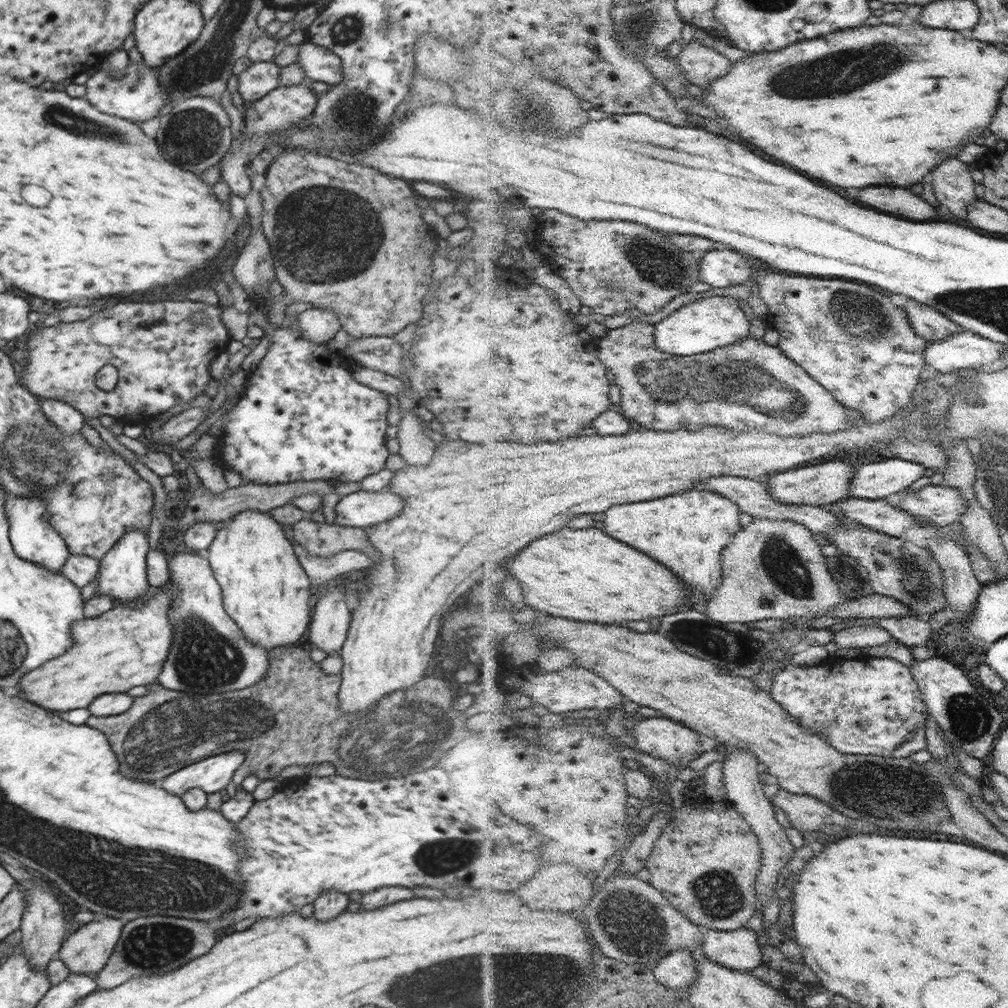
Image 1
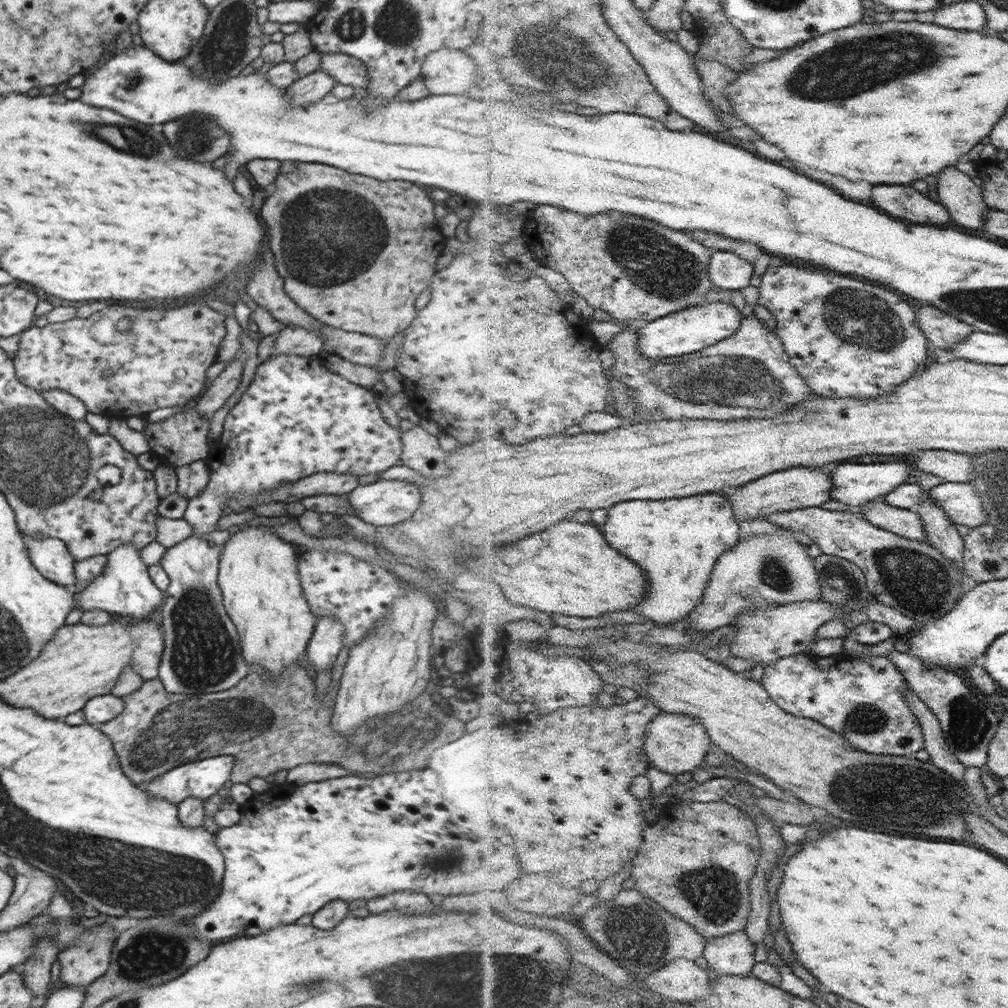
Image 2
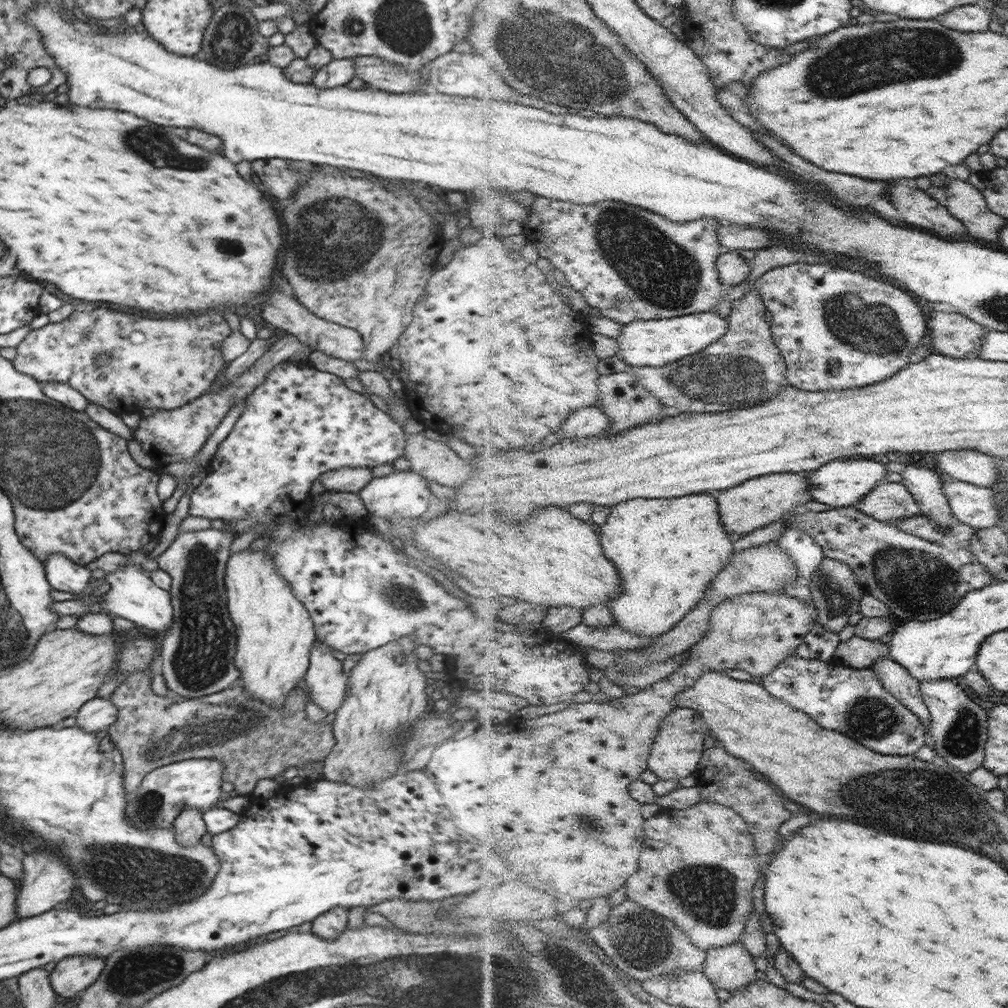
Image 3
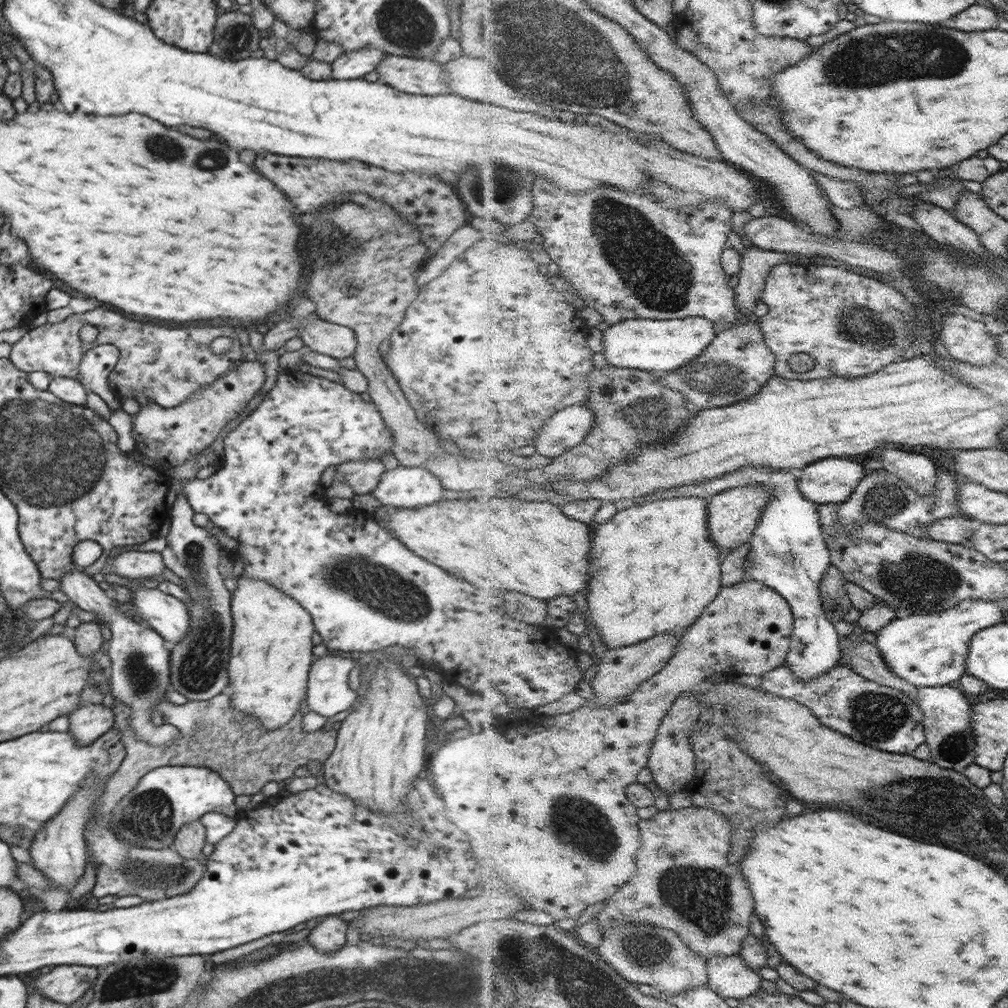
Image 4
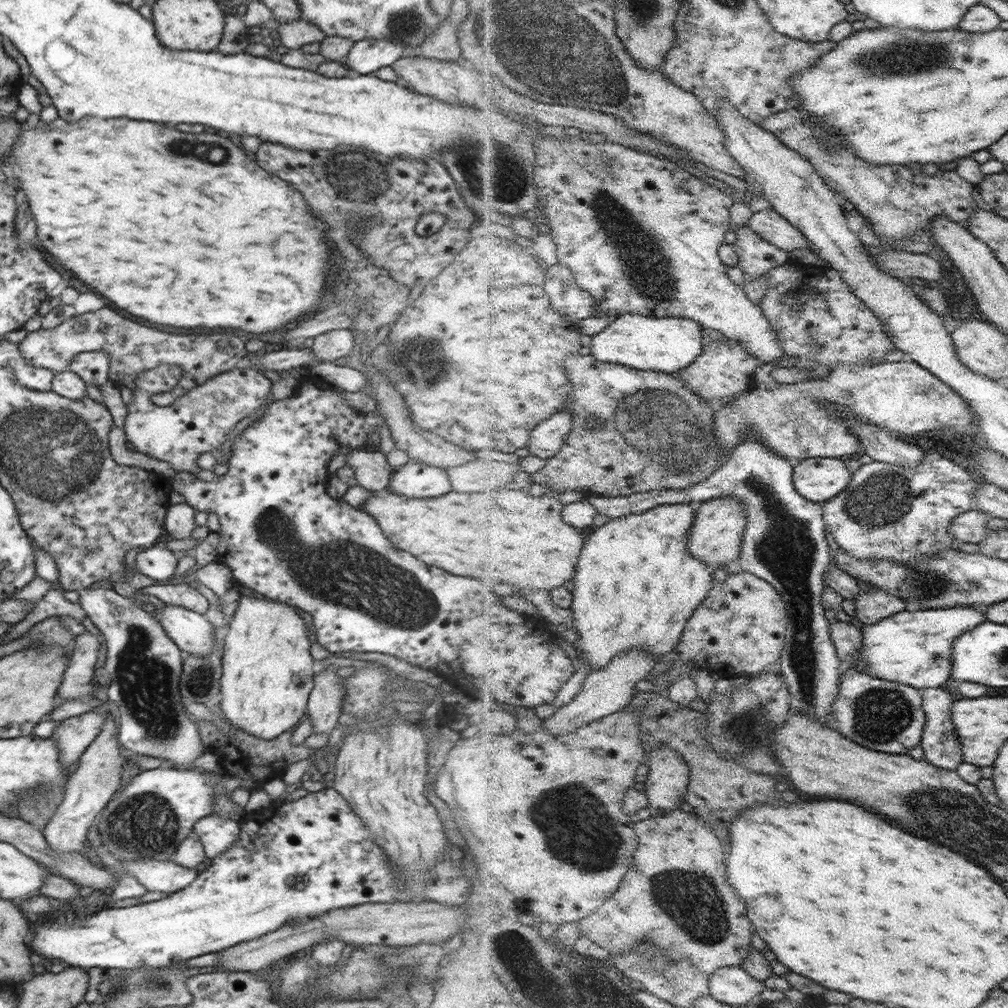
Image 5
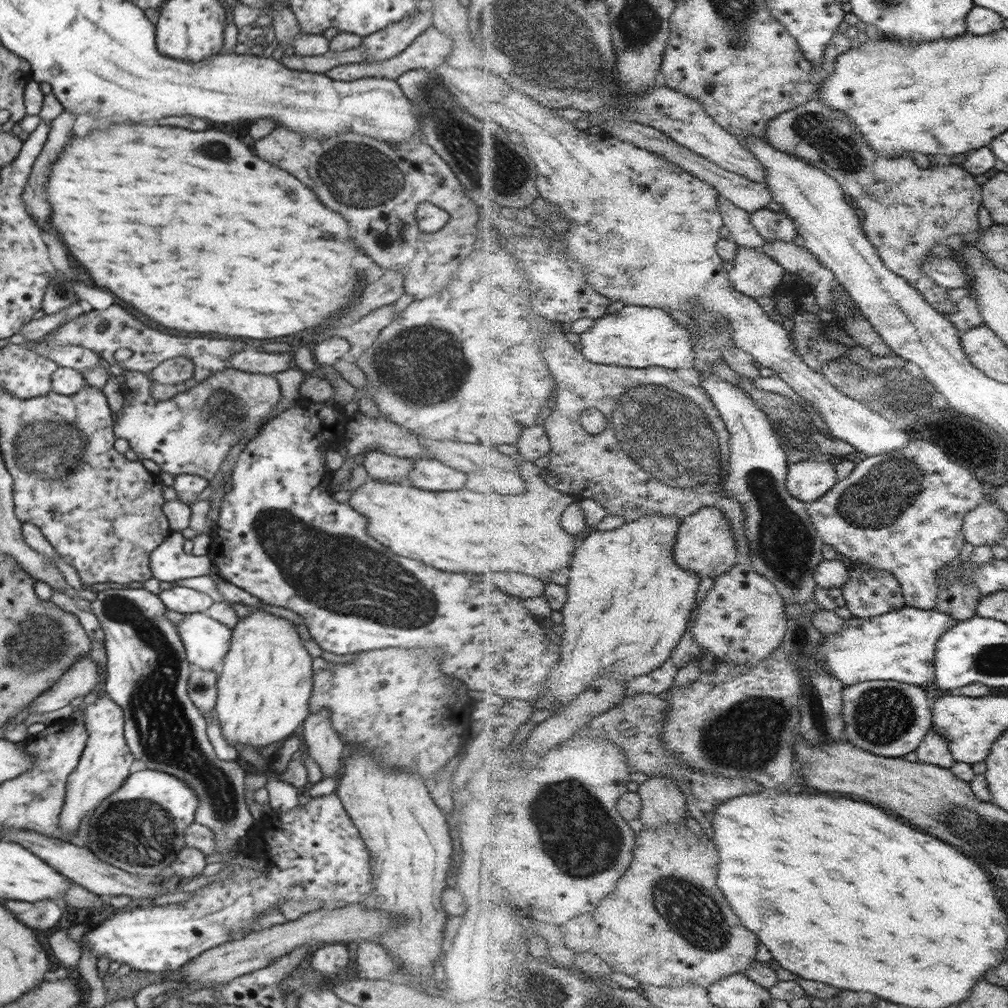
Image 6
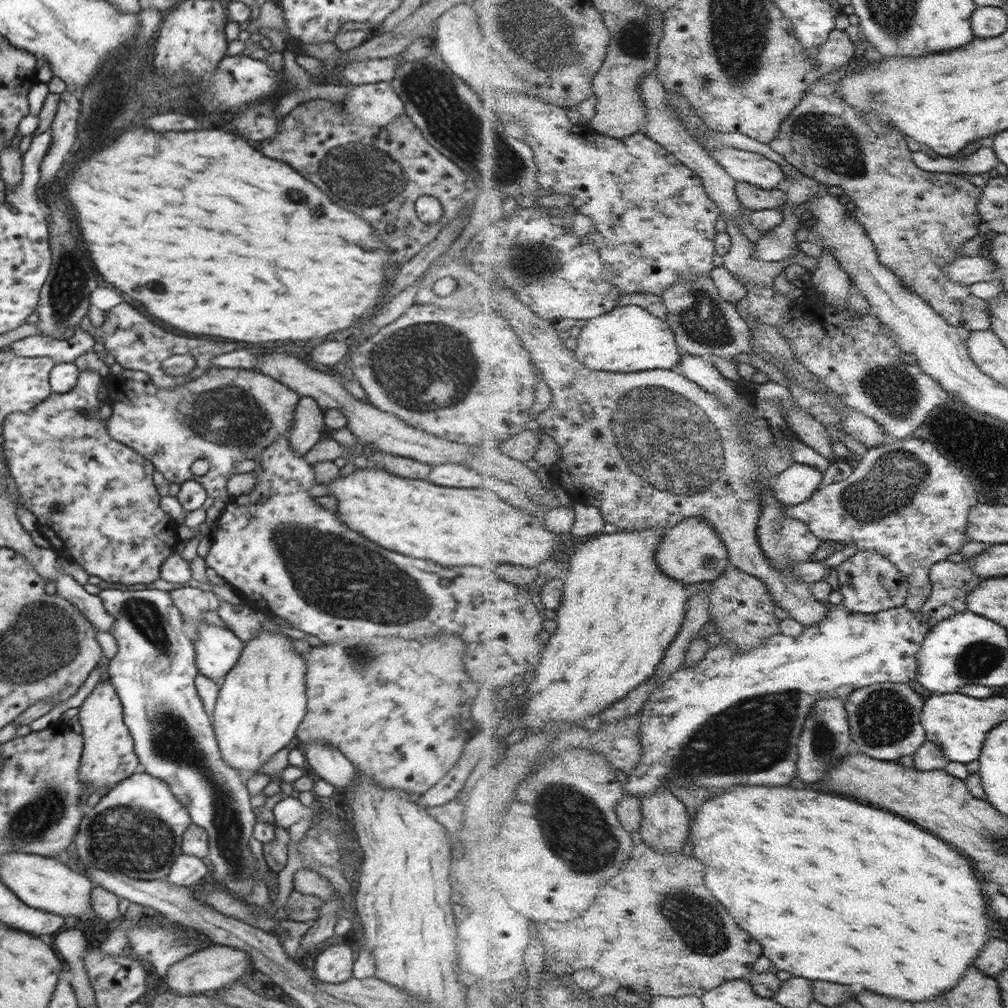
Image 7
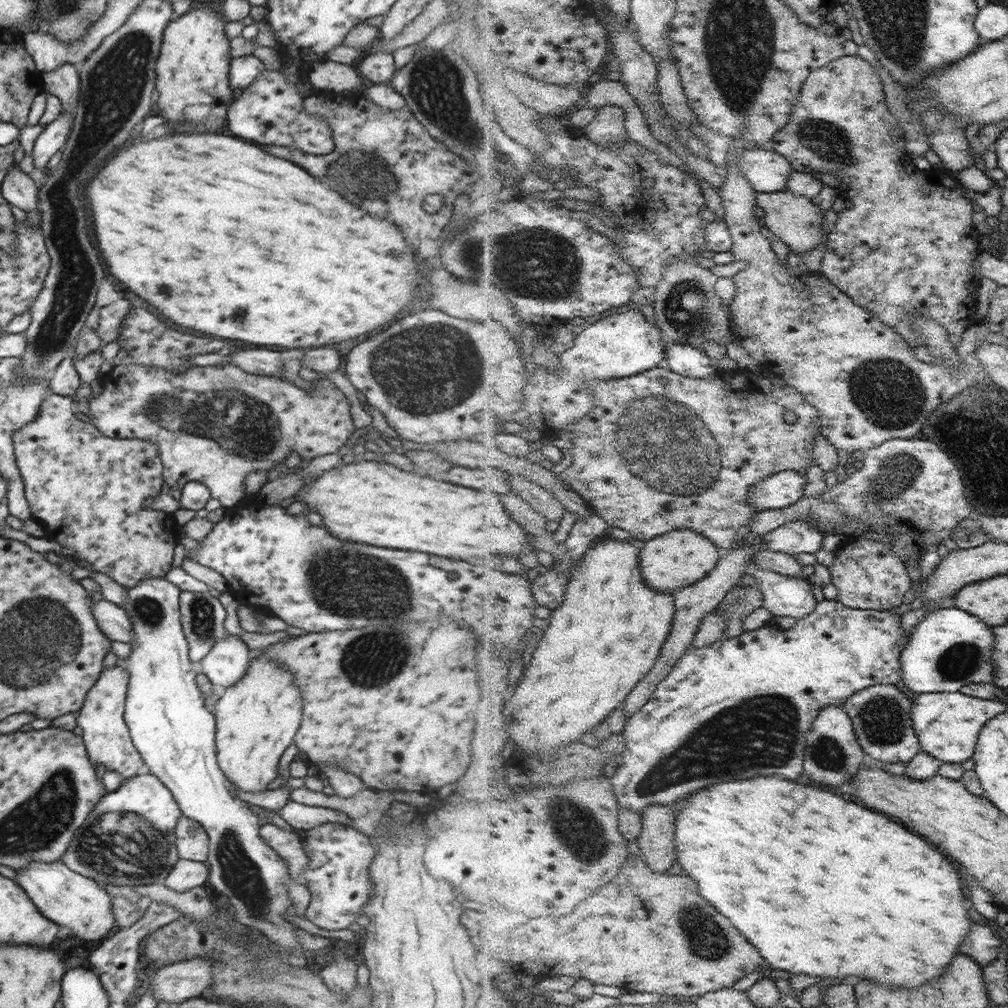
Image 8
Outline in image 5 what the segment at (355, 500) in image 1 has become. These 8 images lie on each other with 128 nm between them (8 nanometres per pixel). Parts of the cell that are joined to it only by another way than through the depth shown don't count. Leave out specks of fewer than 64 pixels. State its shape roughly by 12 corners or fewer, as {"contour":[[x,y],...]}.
{"contour":[[412,460],[393,470],[386,489],[406,498],[452,490],[446,469]]}

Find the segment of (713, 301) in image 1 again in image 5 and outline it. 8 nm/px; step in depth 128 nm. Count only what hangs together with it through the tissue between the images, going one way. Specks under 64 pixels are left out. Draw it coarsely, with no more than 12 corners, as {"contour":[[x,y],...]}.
{"contour":[[622,314],[602,362],[675,374],[705,354],[692,318]]}

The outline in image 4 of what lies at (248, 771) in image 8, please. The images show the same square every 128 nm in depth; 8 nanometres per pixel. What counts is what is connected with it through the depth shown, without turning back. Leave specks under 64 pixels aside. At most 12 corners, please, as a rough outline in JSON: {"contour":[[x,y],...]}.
{"contour":[[237,579],[231,705],[264,732],[304,709],[315,626],[262,579]]}

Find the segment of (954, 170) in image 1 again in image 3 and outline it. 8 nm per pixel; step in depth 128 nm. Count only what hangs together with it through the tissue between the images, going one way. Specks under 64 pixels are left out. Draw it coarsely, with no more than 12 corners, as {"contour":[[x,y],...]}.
{"contour":[[949,178],[945,207],[973,239],[996,242],[1007,219],[984,192]]}

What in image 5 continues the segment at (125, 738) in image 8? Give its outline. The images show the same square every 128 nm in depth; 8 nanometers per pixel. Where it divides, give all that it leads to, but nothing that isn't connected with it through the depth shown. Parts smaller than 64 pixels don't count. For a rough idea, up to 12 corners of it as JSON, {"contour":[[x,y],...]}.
{"contour":[[109,712],[42,830],[55,852],[84,853],[122,786]]}

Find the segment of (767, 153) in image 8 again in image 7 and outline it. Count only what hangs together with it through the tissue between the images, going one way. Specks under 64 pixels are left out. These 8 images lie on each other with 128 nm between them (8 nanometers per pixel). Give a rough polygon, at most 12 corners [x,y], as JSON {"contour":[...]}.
{"contour":[[709,151],[737,181],[772,190],[787,179],[765,154]]}

